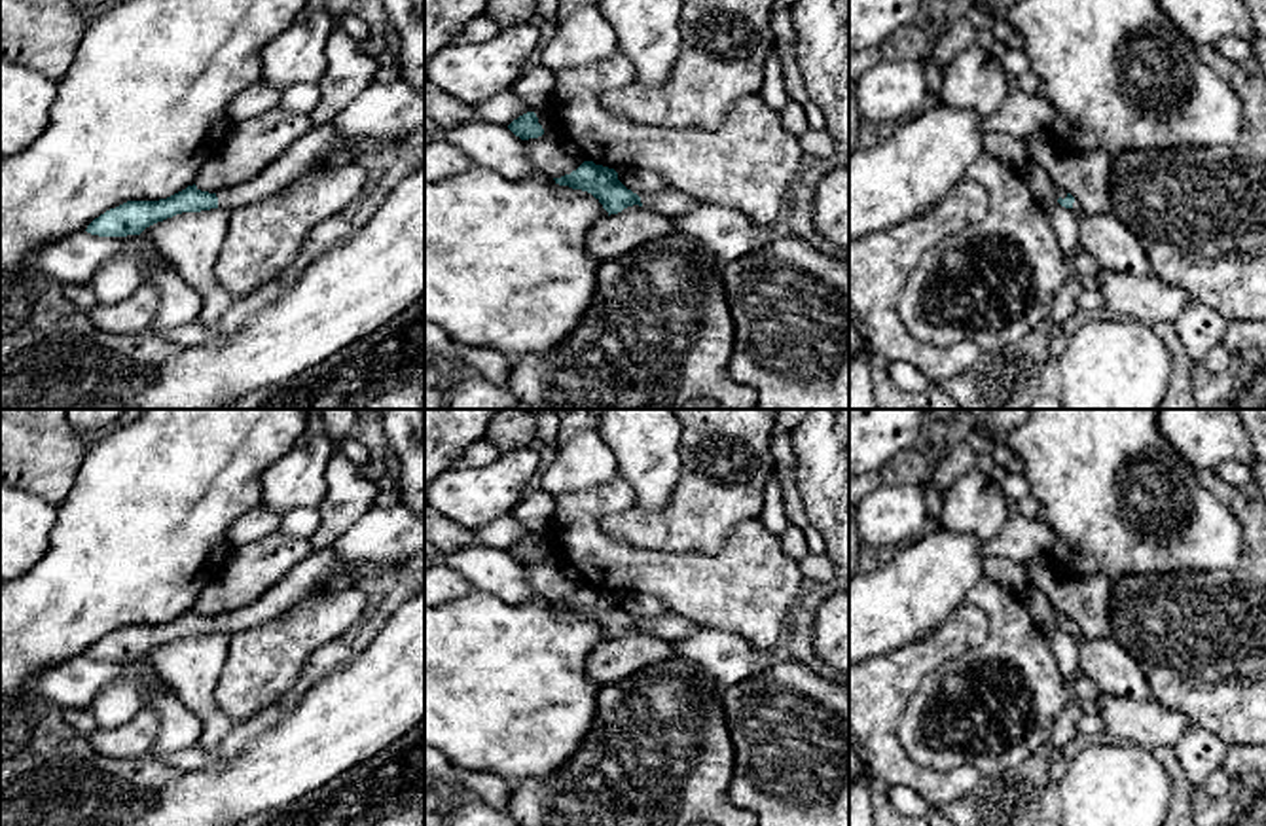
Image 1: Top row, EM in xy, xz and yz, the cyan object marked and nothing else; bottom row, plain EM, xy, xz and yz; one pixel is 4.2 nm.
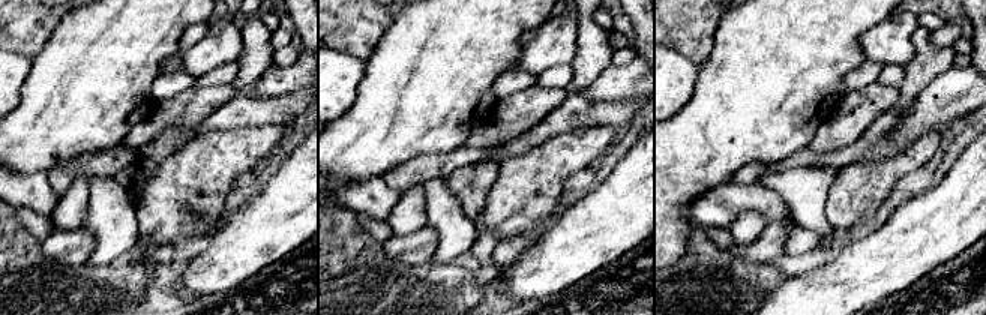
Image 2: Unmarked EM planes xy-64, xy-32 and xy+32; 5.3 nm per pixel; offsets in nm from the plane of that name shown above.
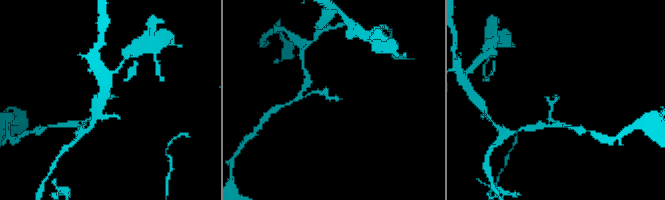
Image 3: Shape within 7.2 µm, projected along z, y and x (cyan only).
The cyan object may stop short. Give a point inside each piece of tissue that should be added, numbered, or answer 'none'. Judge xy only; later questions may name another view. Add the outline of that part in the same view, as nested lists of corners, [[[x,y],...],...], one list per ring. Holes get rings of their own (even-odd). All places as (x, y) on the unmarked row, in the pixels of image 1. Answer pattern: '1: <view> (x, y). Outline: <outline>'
1: xy (315, 573). Outline: [[[334,548],[313,551],[252,604],[216,616],[218,633],[233,637],[284,614],[292,604],[316,591],[353,585],[349,578],[335,574],[335,566],[337,555]]]

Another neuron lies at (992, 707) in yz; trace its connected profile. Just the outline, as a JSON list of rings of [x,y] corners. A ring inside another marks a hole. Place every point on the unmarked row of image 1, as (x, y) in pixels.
[[[984,576],[968,591],[965,602],[986,612],[989,635],[978,648],[948,659],[923,678],[902,712],[900,743],[915,763],[934,771],[974,765],[982,775],[997,775],[1018,769],[1027,758],[1039,754],[1048,745],[1054,722],[1069,701],[1078,703],[1084,712],[1097,712],[1103,691],[1082,673],[1073,684],[1065,682],[1046,631],[1033,621],[1023,597]]]

